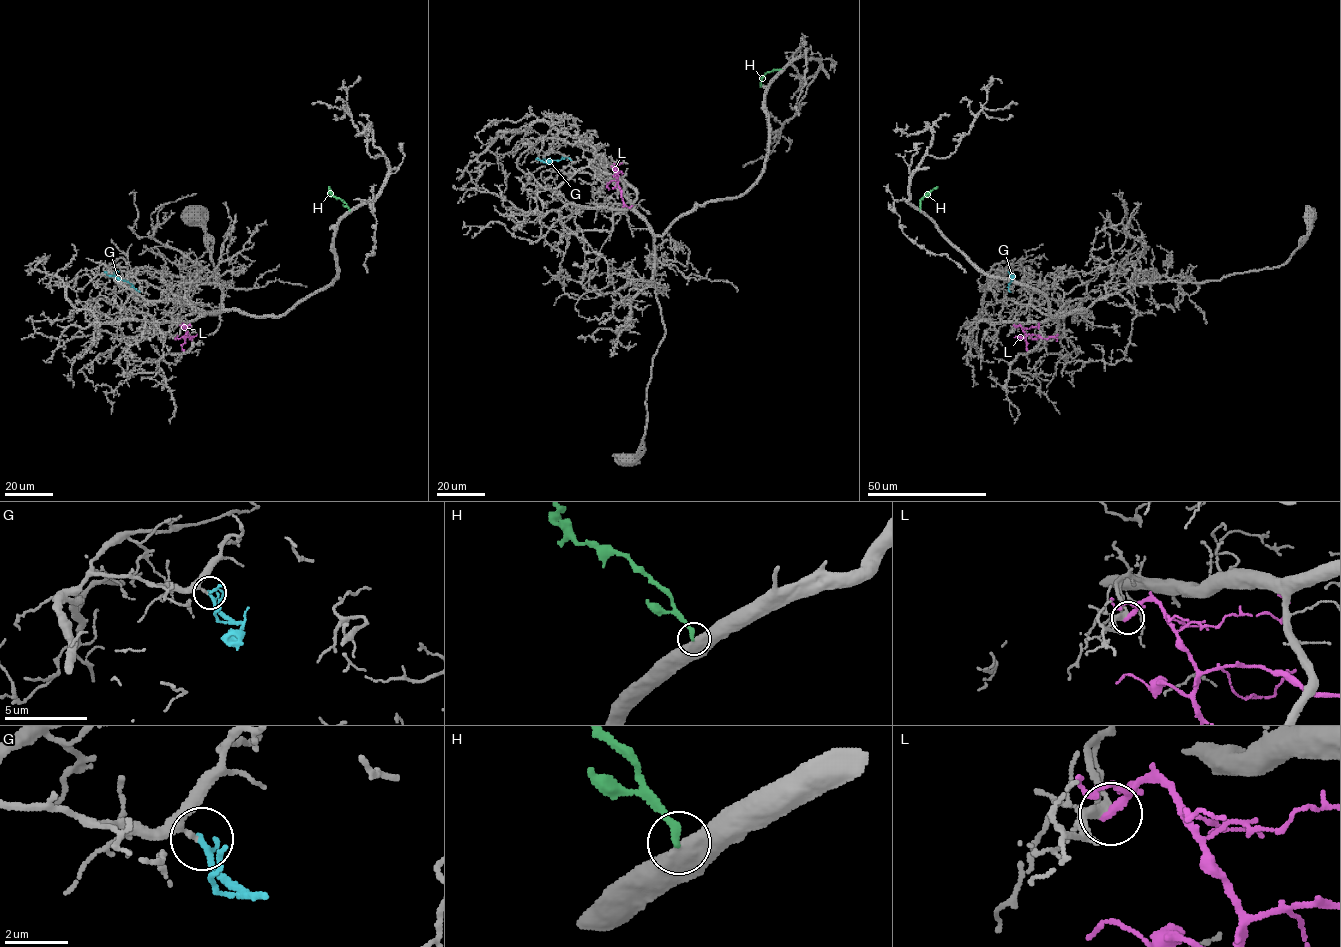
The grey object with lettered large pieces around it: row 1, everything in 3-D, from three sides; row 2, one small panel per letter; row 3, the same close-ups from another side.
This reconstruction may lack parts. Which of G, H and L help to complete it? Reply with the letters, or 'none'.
none

